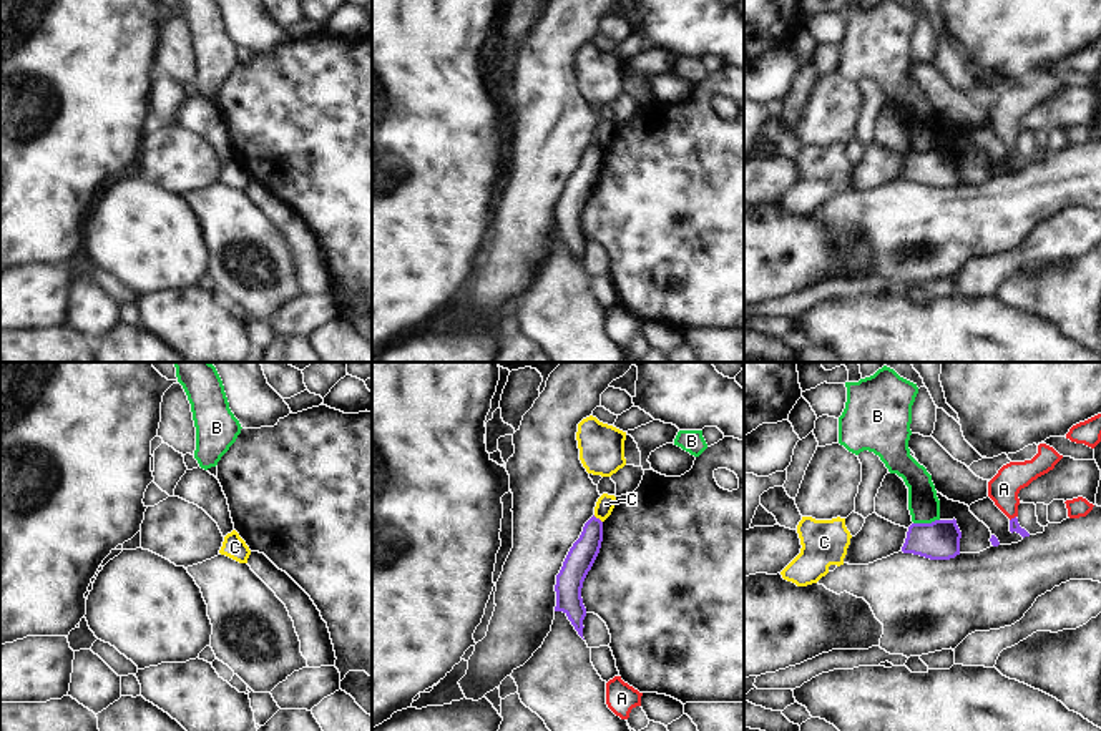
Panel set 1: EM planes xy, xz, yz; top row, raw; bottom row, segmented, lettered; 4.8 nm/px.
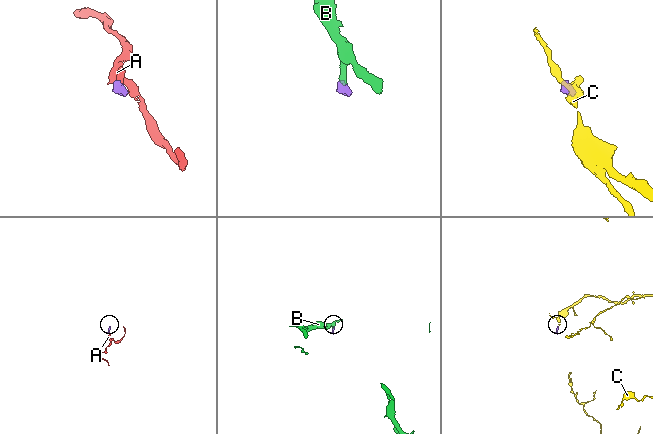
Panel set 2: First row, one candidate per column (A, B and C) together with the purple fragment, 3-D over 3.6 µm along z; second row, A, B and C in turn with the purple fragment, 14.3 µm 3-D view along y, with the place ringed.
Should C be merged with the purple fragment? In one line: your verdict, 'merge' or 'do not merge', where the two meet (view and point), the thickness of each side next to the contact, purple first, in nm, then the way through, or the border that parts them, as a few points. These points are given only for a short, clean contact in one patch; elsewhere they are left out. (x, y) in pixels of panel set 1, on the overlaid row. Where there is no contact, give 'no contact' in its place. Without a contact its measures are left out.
do not merge; contact xz (598, 519); calibres 140 and 90 nm; border xz (593, 515), (601, 522)

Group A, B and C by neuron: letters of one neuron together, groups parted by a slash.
A / B / C

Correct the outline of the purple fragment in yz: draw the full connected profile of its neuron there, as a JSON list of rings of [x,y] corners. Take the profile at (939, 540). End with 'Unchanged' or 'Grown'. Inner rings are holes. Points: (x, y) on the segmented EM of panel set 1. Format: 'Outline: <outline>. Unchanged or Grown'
Outline: [[[955,518],[935,520],[932,523],[912,523],[902,552],[930,560],[950,560],[960,555],[960,538],[962,532]]]. Unchanged.

